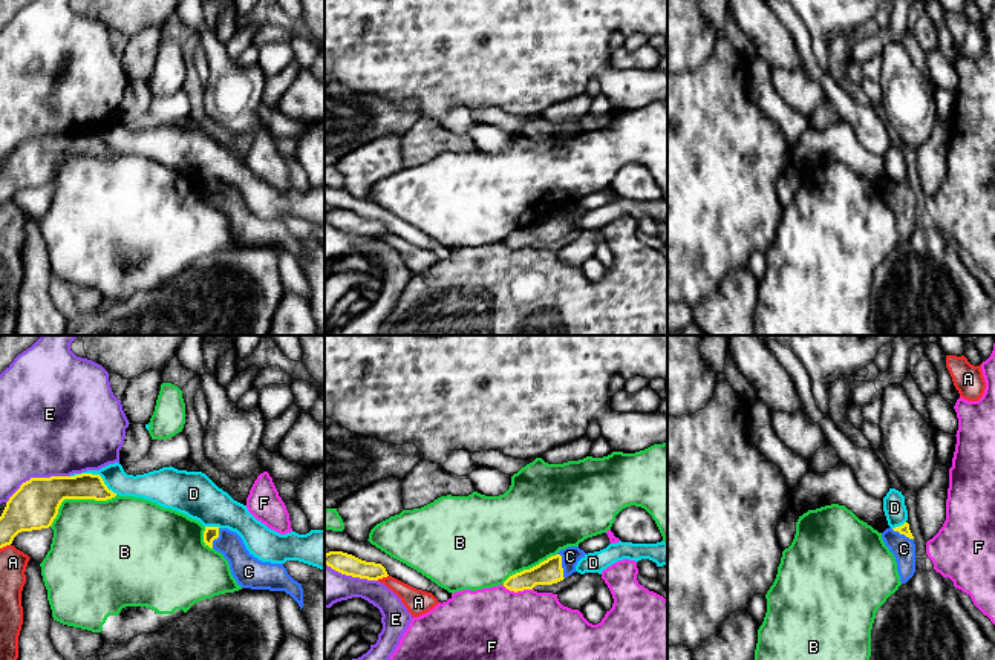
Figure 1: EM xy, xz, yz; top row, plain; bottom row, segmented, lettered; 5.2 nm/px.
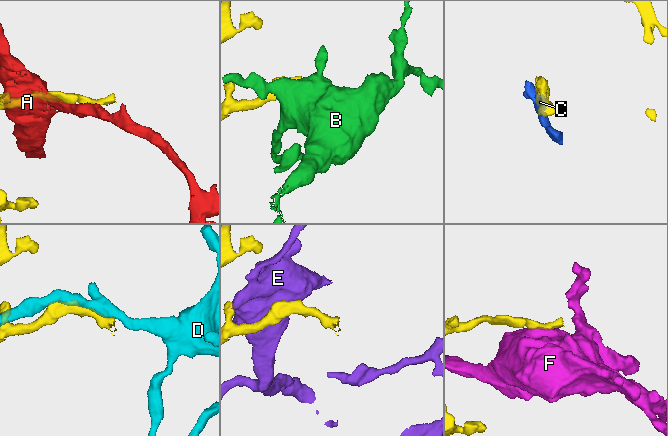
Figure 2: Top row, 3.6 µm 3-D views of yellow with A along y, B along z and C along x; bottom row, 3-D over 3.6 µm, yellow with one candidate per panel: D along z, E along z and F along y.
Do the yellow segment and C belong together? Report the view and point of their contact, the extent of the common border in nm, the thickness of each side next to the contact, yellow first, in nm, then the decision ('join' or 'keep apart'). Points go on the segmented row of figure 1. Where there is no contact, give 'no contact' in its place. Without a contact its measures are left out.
xz (561, 565) | 140 nm | 130/100 nm | join

